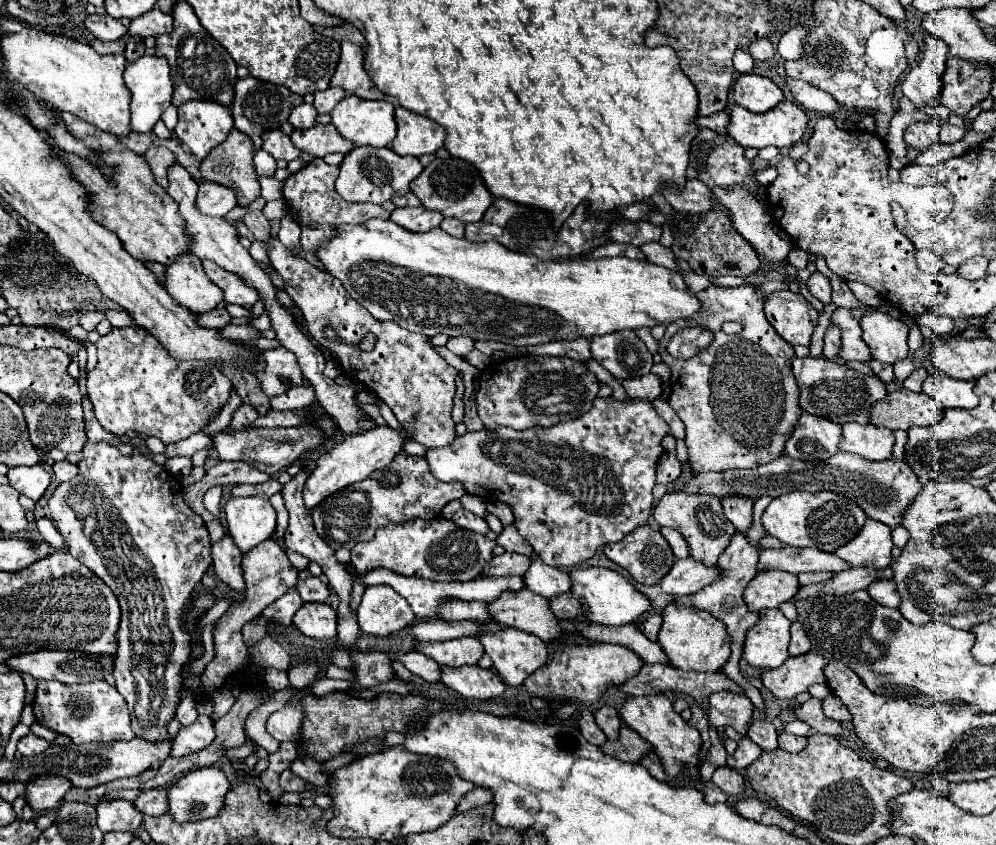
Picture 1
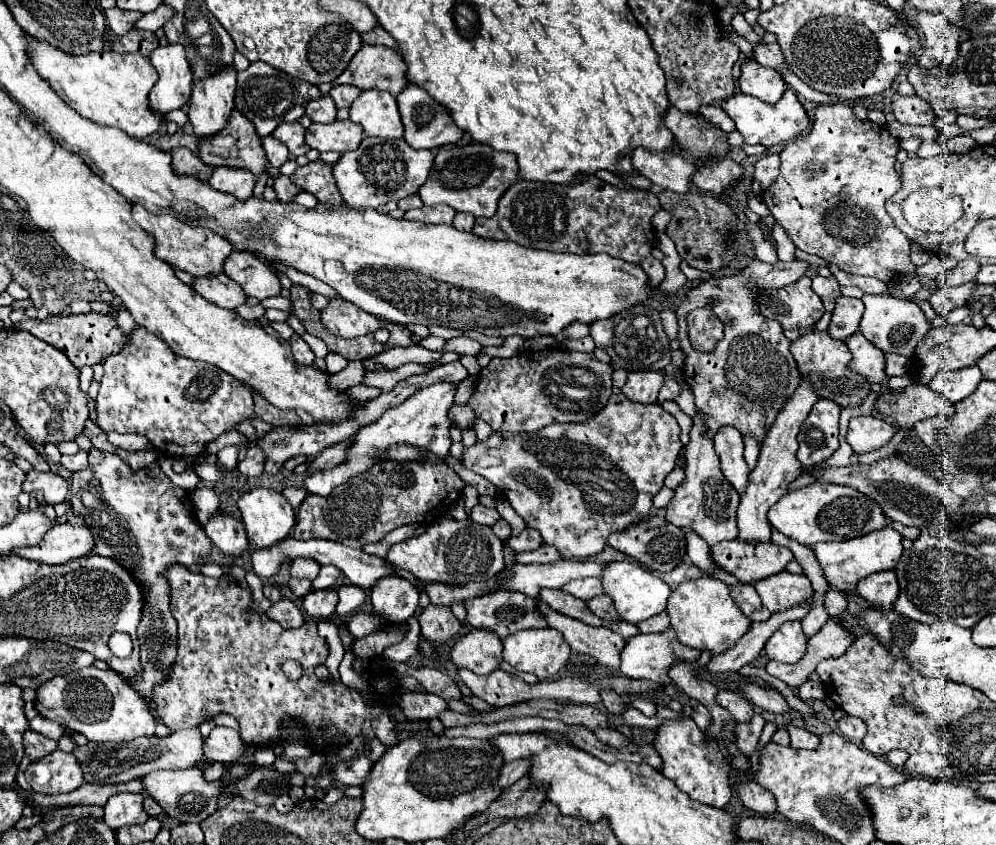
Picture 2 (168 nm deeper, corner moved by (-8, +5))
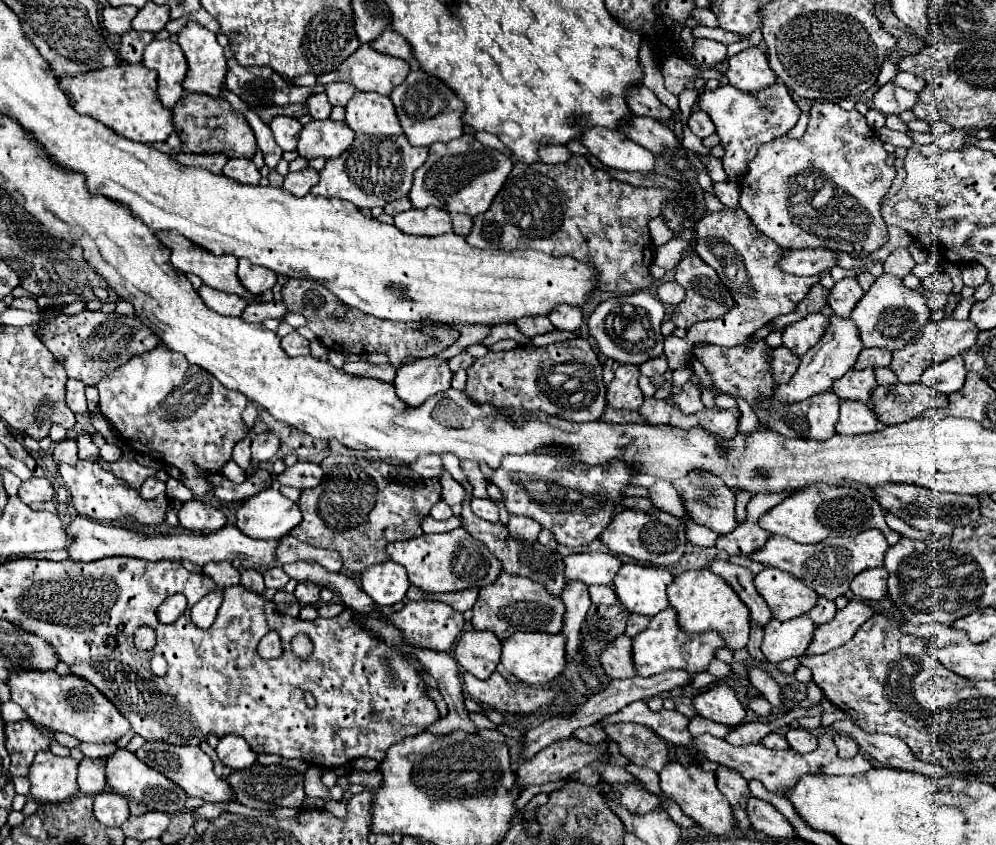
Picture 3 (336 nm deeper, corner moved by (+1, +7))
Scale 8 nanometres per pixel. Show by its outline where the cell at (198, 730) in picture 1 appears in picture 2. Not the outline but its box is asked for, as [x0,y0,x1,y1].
[203,725,243,763]

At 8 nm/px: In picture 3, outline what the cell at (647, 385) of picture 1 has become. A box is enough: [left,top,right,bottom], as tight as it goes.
[606,365,644,411]

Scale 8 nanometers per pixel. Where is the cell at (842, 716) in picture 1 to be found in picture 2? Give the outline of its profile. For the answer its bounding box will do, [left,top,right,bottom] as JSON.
[837,715,867,741]

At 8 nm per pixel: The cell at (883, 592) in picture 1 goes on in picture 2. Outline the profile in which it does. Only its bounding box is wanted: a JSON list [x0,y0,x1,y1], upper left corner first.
[857,571,899,607]

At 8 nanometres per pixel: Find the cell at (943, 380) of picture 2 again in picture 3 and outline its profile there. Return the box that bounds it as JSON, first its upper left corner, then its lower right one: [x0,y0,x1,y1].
[922,357,966,395]

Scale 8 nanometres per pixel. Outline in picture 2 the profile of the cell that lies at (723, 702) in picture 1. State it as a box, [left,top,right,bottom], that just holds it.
[715,689,753,723]

